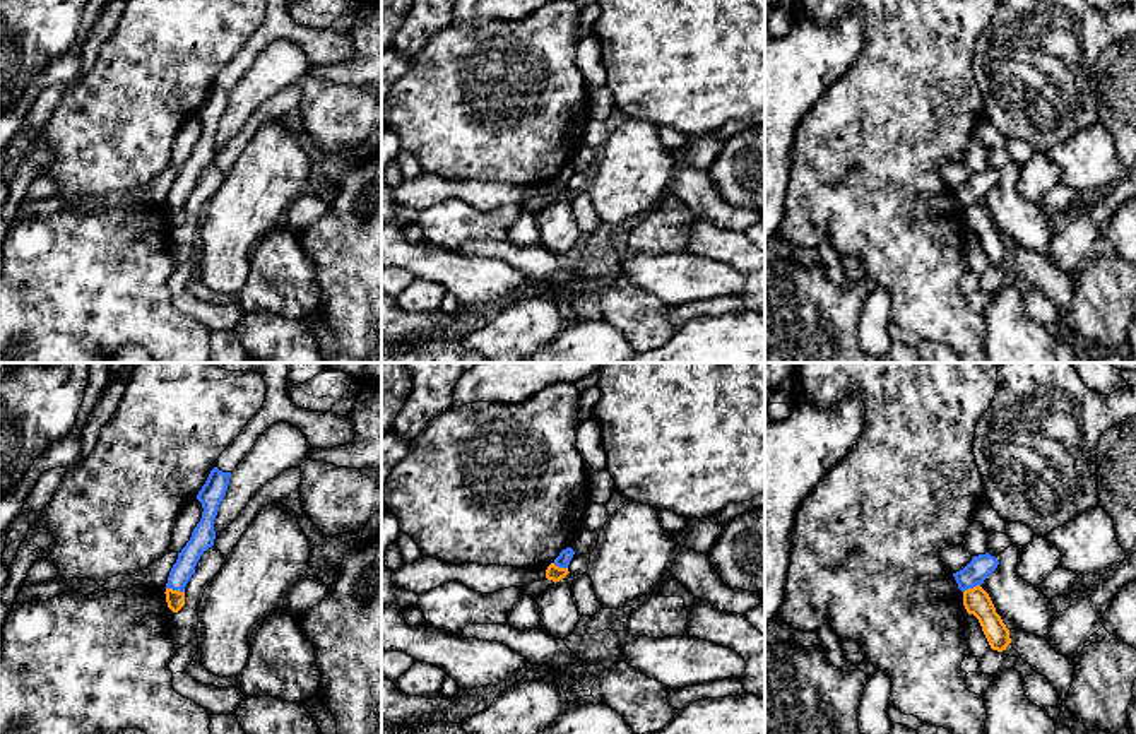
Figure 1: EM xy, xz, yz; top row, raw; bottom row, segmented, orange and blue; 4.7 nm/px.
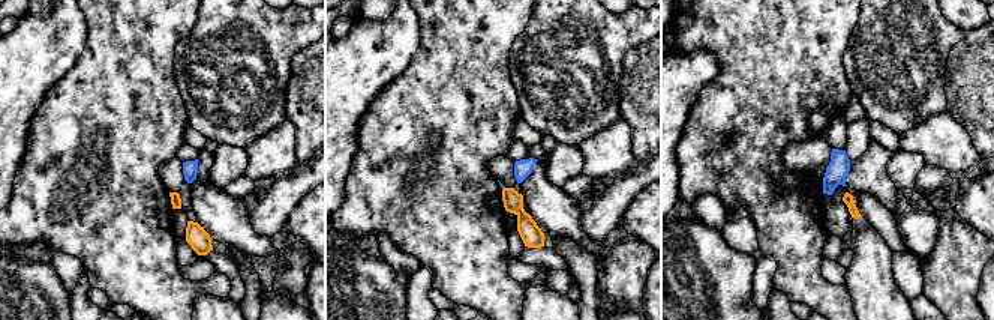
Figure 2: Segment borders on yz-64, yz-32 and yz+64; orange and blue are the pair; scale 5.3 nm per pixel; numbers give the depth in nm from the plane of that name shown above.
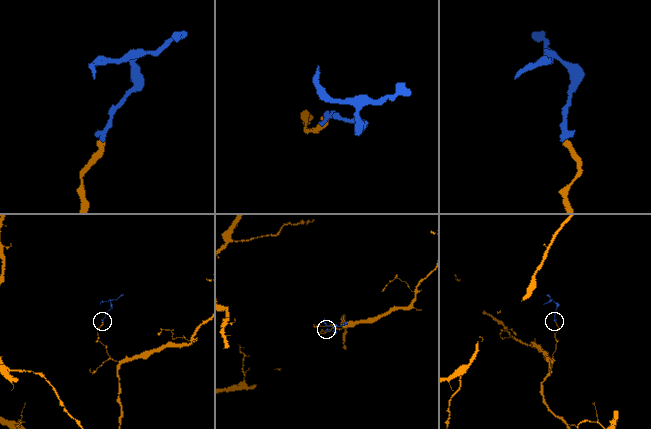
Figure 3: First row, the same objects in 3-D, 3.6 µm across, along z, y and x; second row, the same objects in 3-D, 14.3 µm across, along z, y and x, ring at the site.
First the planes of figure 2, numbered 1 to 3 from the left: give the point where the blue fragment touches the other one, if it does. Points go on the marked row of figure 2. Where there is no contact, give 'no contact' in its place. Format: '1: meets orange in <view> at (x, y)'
1: no contact
2: no contact
3: no contact

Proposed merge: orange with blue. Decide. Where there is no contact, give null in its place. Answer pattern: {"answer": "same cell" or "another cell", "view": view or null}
{"answer": "another cell", "view": "xy"}

